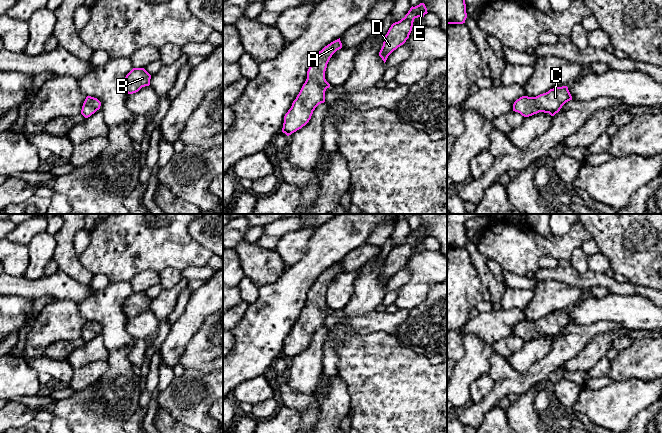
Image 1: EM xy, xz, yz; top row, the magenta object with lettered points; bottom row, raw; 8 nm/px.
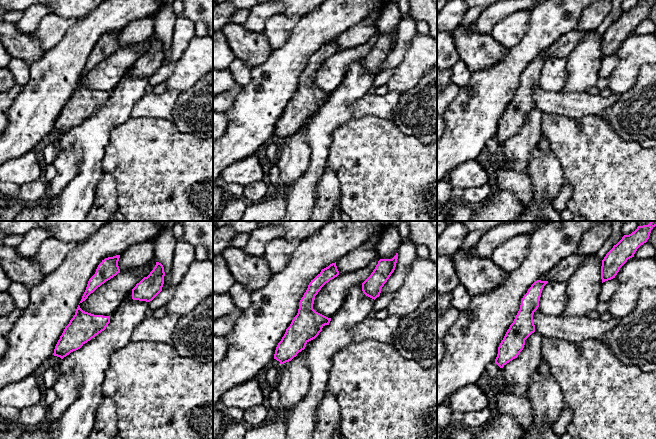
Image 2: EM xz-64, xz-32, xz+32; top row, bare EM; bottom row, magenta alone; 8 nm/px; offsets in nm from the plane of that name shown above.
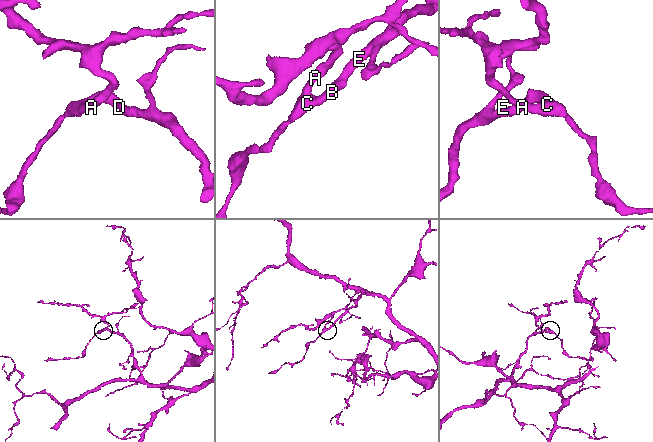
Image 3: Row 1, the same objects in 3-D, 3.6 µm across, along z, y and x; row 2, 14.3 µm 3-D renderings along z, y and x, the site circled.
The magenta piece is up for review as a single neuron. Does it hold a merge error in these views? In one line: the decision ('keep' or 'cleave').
keep

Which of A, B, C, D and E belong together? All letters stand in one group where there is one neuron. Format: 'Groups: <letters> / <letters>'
Groups: A B C D E

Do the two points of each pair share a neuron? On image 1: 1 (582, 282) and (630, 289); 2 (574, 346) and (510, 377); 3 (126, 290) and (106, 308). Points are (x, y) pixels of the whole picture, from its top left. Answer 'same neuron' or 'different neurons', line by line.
1: same neuron
2: same neuron
3: same neuron

